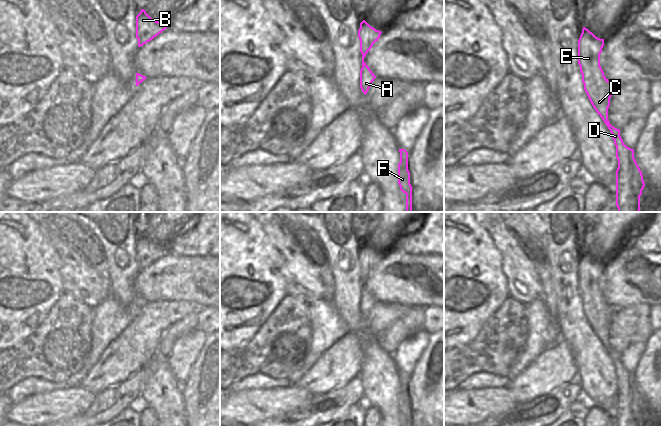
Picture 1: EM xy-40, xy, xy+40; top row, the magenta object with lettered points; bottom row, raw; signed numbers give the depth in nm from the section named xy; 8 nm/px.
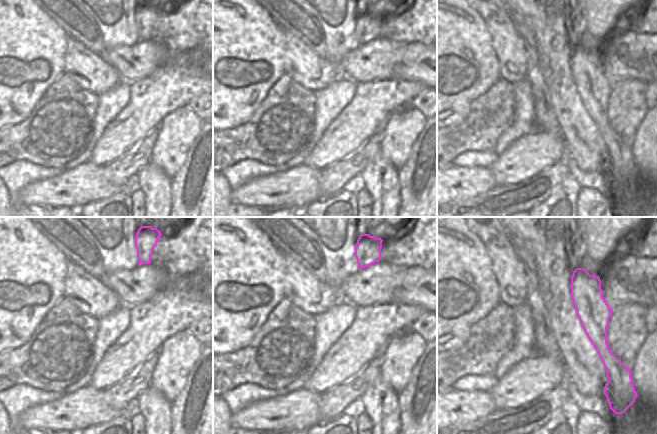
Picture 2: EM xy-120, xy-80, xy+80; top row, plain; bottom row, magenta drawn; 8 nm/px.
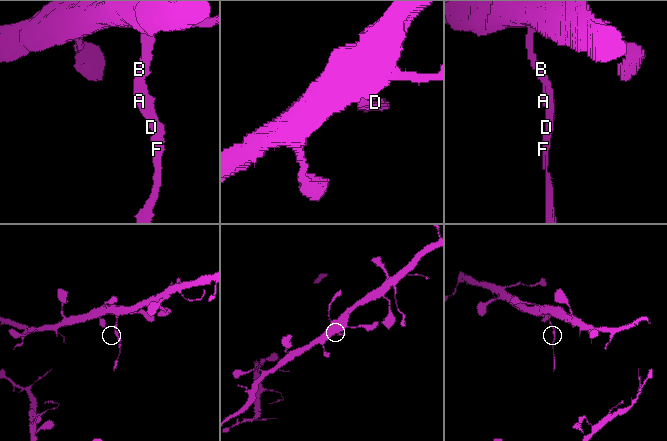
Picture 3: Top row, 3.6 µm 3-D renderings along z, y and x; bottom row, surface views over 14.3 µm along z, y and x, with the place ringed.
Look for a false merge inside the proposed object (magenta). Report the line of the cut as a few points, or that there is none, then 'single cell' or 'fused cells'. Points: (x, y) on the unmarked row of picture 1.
xy+40 (588, 254), (587, 261), (592, 267) | fused cells

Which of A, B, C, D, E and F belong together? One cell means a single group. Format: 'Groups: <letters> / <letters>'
Groups: A C D E F / B

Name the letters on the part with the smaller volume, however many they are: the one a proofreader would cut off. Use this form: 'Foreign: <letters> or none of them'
Foreign: A, C, D, E, F

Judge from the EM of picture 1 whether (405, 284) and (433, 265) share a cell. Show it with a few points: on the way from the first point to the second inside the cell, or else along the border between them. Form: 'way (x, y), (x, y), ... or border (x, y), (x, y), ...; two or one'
way (388, 272), (385, 267), (396, 260), (416, 262); one

